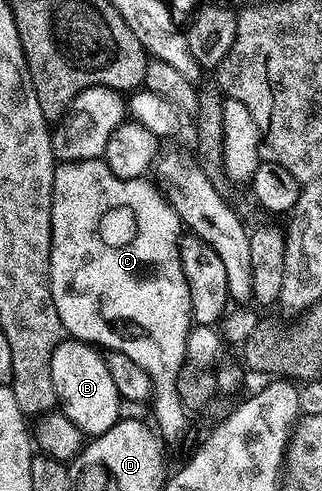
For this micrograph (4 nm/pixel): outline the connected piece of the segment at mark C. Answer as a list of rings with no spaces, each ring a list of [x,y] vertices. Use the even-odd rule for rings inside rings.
[[[104,158],[88,159],[87,161],[75,161],[74,163],[61,163],[53,172],[53,204],[51,205],[51,261],[49,262],[49,284],[51,285],[51,293],[53,294],[53,300],[55,301],[55,309],[59,313],[59,321],[61,322],[61,330],[66,336],[78,339],[84,343],[91,343],[98,348],[104,349],[106,352],[118,351],[123,353],[127,357],[131,357],[131,361],[135,361],[135,365],[139,365],[139,369],[143,369],[151,377],[153,382],[153,397],[151,400],[151,408],[153,407],[153,415],[157,418],[156,426],[160,428],[166,436],[173,435],[176,431],[181,431],[185,427],[185,418],[187,418],[187,412],[183,404],[180,403],[179,393],[176,391],[176,379],[179,377],[180,369],[187,363],[185,358],[185,349],[187,343],[187,337],[189,336],[189,328],[193,323],[193,310],[191,309],[191,295],[187,289],[187,283],[183,277],[183,271],[181,269],[181,262],[179,261],[179,253],[177,244],[181,242],[183,234],[183,224],[180,217],[175,213],[175,209],[171,209],[171,205],[165,199],[164,195],[157,190],[156,186],[148,178],[142,177],[135,180],[120,180],[119,177],[115,177],[114,173],[111,173],[111,169],[108,168]]]

